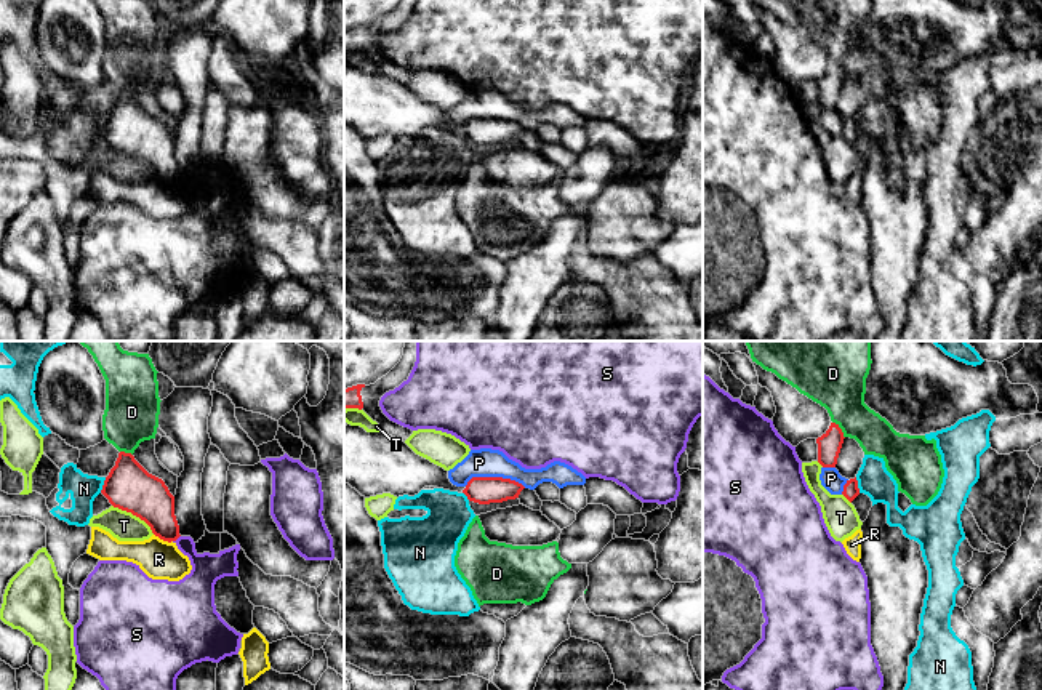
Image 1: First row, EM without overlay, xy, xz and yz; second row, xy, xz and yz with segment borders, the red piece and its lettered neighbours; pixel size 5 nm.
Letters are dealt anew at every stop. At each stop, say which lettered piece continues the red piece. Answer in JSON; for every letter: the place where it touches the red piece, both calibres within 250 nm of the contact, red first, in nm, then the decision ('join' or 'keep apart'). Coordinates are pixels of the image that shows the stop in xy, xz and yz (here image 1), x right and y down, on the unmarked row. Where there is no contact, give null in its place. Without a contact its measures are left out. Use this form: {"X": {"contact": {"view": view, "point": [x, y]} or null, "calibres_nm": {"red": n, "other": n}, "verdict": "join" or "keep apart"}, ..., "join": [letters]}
{"D": {"contact": {"view": "yz", "point": [841, 71]}, "calibres_nm": {"red": 120, "other": 280}, "verdict": "keep apart"}, "N": {"contact": {"view": "xy", "point": [103, 127]}, "calibres_nm": {"red": 240, "other": 150}, "verdict": "keep apart"}, "P": {"contact": {"view": "xz", "point": [495, 119]}, "calibres_nm": {"red": 140, "other": 140}, "verdict": "keep apart"}, "R": {"contact": {"view": "xy", "point": [164, 181]}, "calibres_nm": {"red": 220, "other": 200}, "verdict": "keep apart"}, "S": {"contact": {"view": "xy", "point": [176, 180]}, "calibres_nm": {"red": 220, "other": 160}, "verdict": "keep apart"}, "T": {"contact": {"view": "xy", "point": [135, 156]}, "calibres_nm": {"red": 240, "other": 150}, "verdict": "keep apart"}, "join": []}

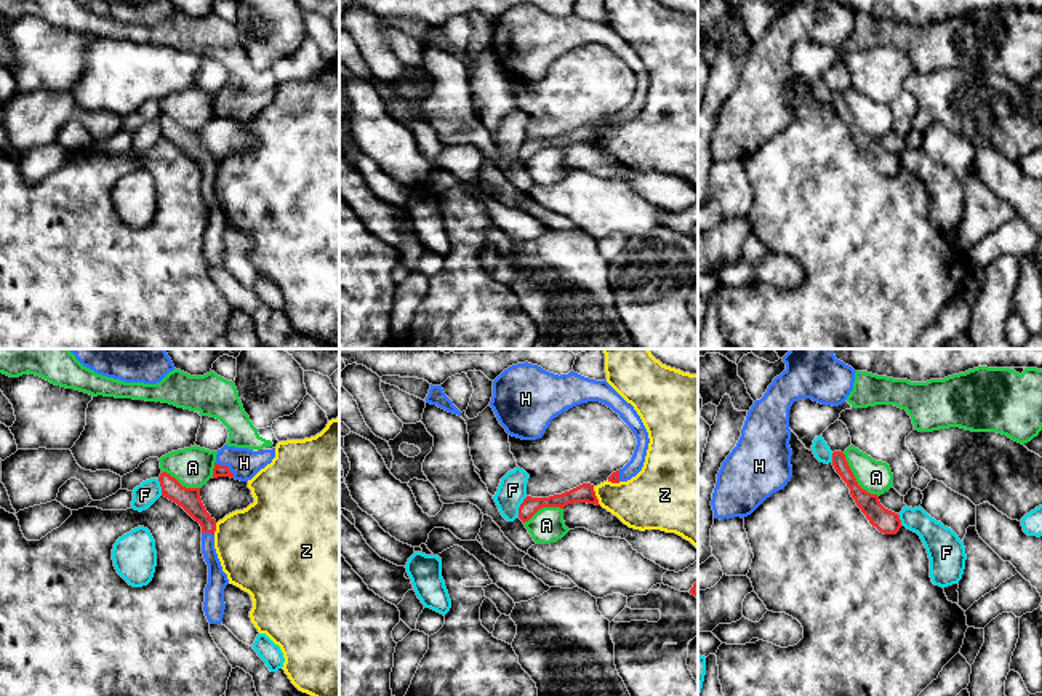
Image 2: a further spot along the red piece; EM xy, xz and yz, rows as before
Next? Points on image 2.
{"A": {"contact": {"view": "yz", "point": [855, 120]}, "calibres_nm": {"red": 110, "other": 170}, "verdict": "keep apart"}, "F": {"contact": {"view": "xz", "point": [520, 148]}, "calibres_nm": {"red": 90, "other": 140}, "verdict": "keep apart"}, "H": {"contact": {"view": "xy", "point": [226, 108]}, "calibres_nm": {"red": 60, "other": 150}, "verdict": "join"}, "Z": {"contact": {"view": "xz", "point": [596, 138]}, "calibres_nm": {"red": 100, "other": 280}, "verdict": "keep apart"}, "join": ["H"]}

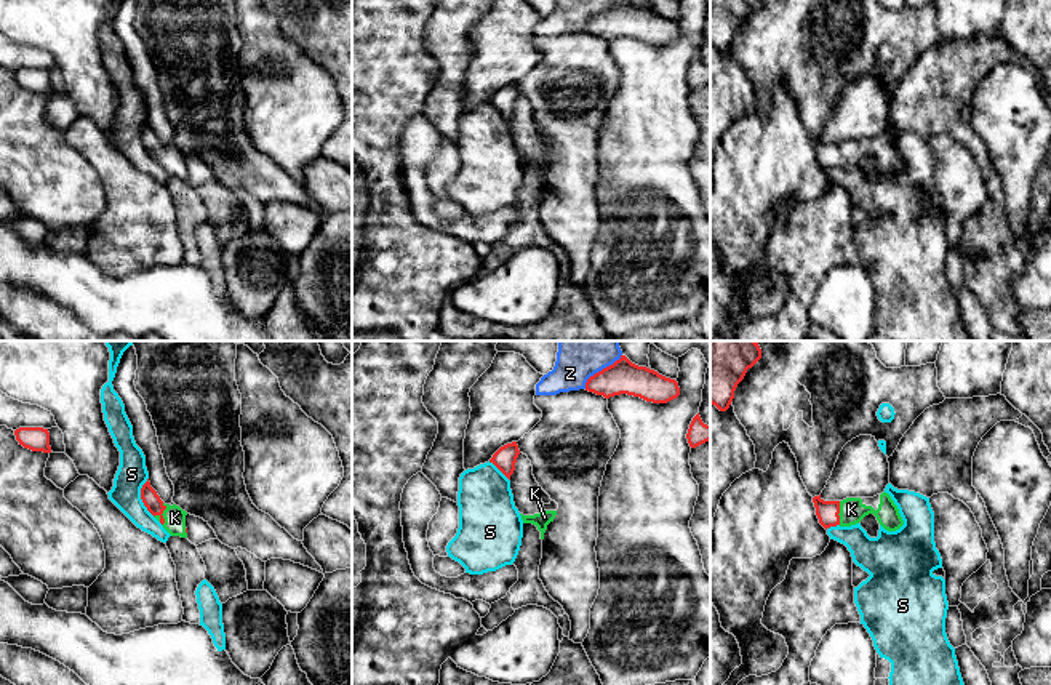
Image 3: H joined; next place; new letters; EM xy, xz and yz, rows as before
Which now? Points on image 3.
{"K": {"contact": {"view": "xy", "point": [162, 154]}, "calibres_nm": {"red": 90, "other": 110}, "verdict": "join"}, "S": {"contact": {"view": "xy", "point": [141, 140]}, "calibres_nm": {"red": 90, "other": 150}, "verdict": "keep apart"}, "Z": {"contact": {"view": "xz", "point": [599, 13]}, "calibres_nm": {"red": 170, "other": 160}, "verdict": "keep apart"}, "join": ["K"]}

